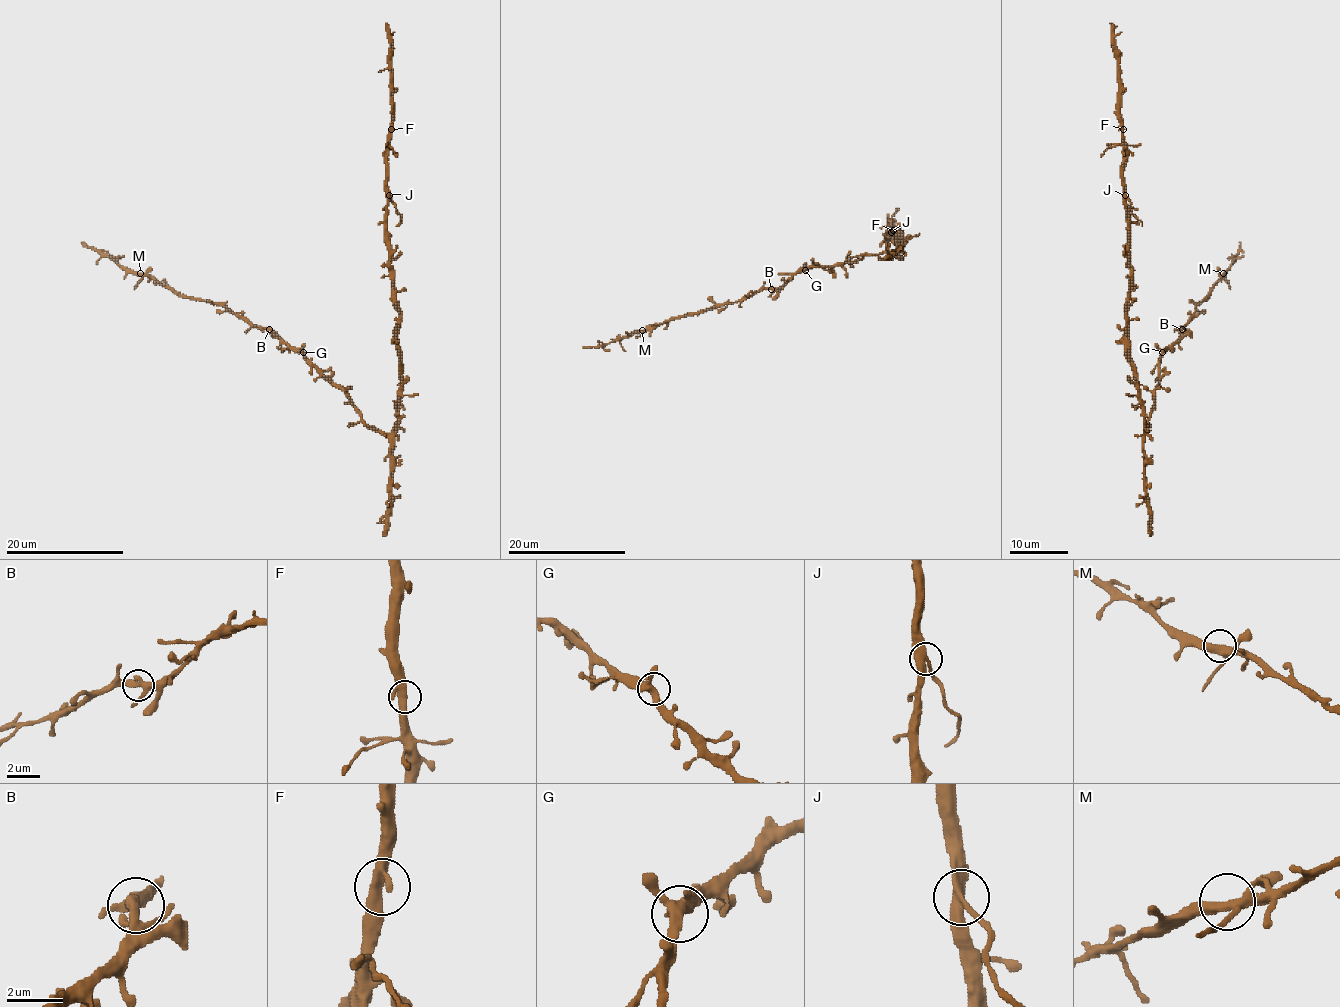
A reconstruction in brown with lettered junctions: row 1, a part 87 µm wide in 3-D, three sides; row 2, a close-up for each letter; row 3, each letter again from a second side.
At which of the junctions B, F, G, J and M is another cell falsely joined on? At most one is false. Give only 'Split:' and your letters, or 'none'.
Split: J

